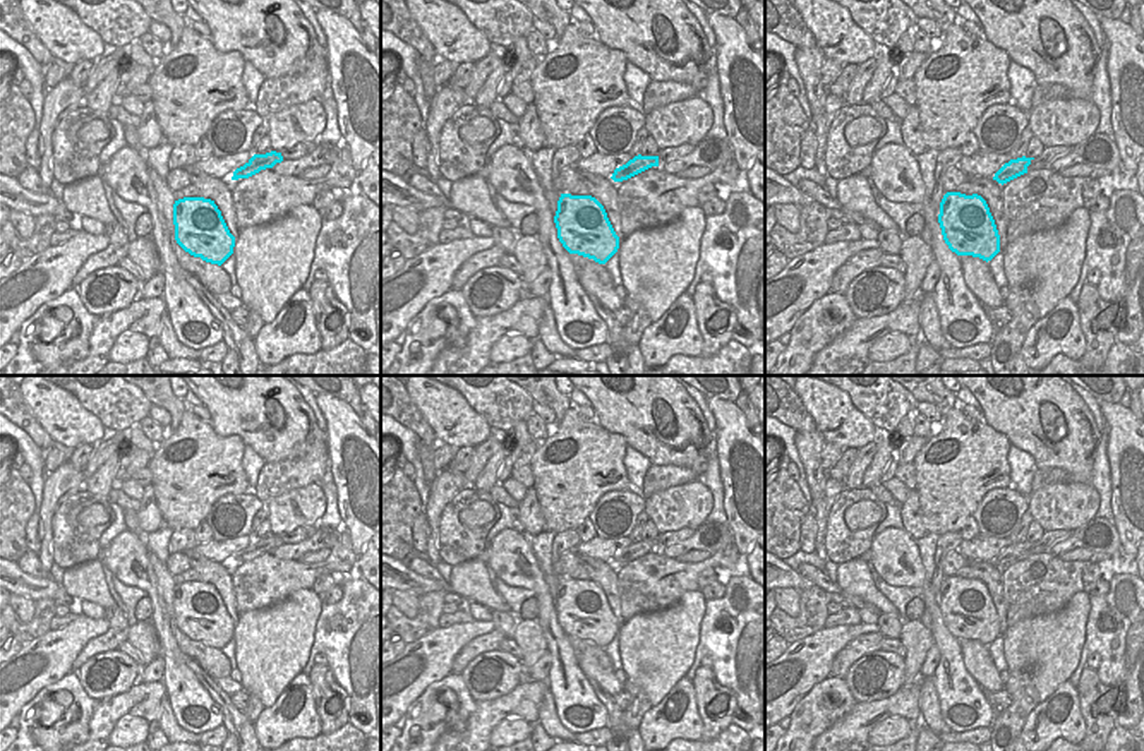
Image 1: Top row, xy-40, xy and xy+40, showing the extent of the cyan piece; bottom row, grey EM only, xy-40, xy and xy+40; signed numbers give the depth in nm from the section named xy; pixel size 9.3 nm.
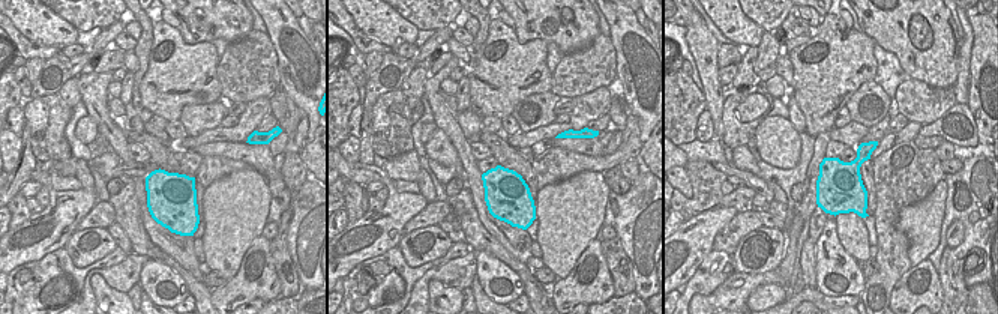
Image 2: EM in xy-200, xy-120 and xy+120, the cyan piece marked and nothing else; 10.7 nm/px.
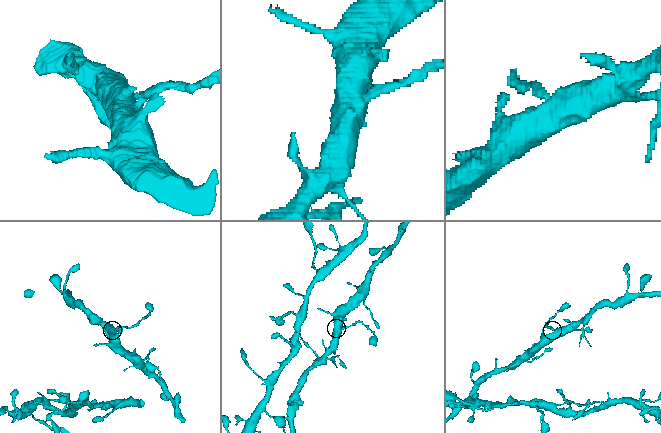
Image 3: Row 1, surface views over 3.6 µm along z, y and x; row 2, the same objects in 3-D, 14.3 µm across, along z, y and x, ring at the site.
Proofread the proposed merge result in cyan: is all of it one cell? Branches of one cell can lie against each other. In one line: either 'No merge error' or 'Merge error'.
Merge error.

